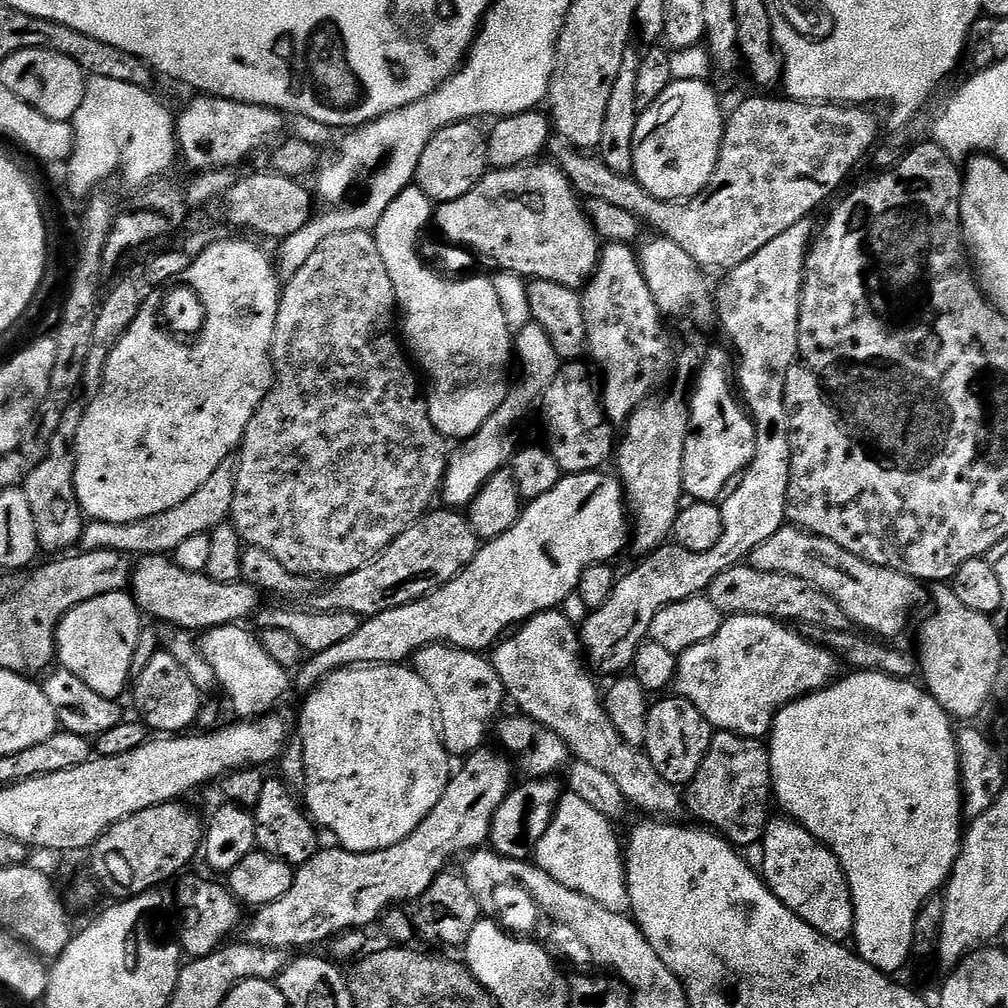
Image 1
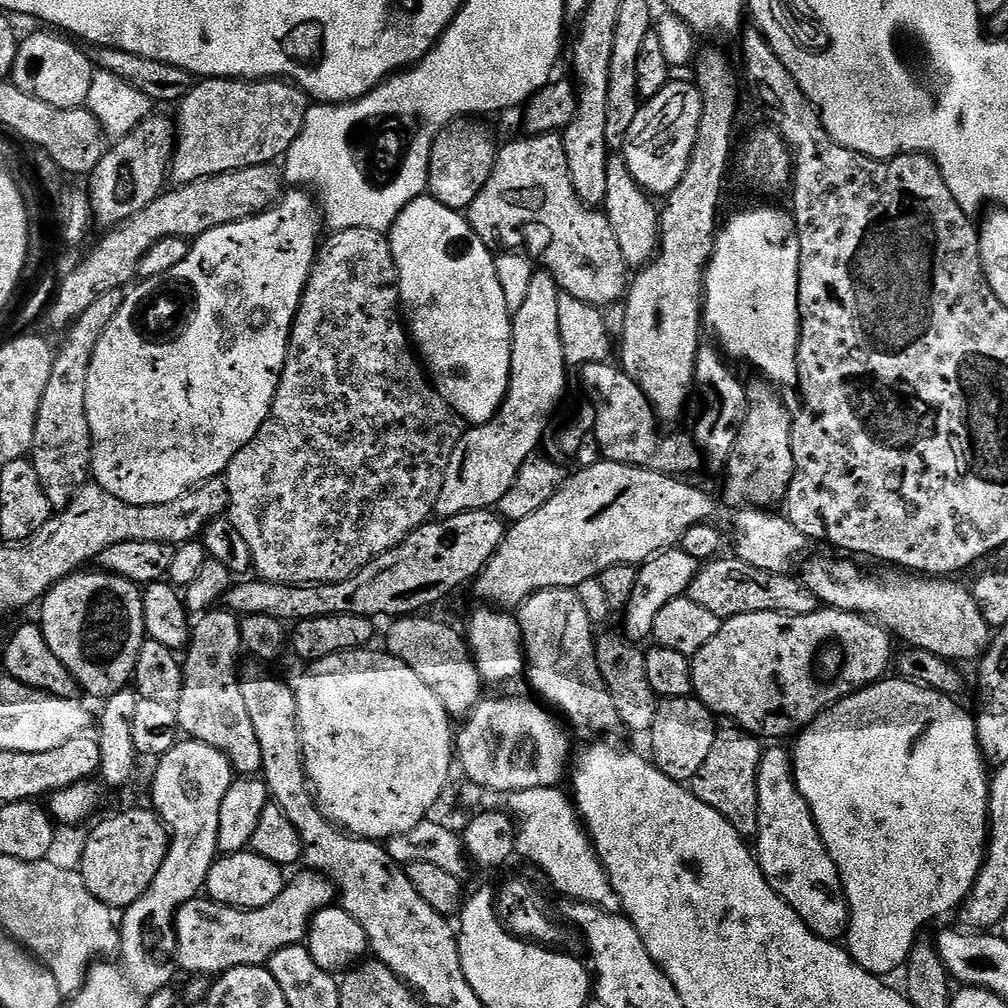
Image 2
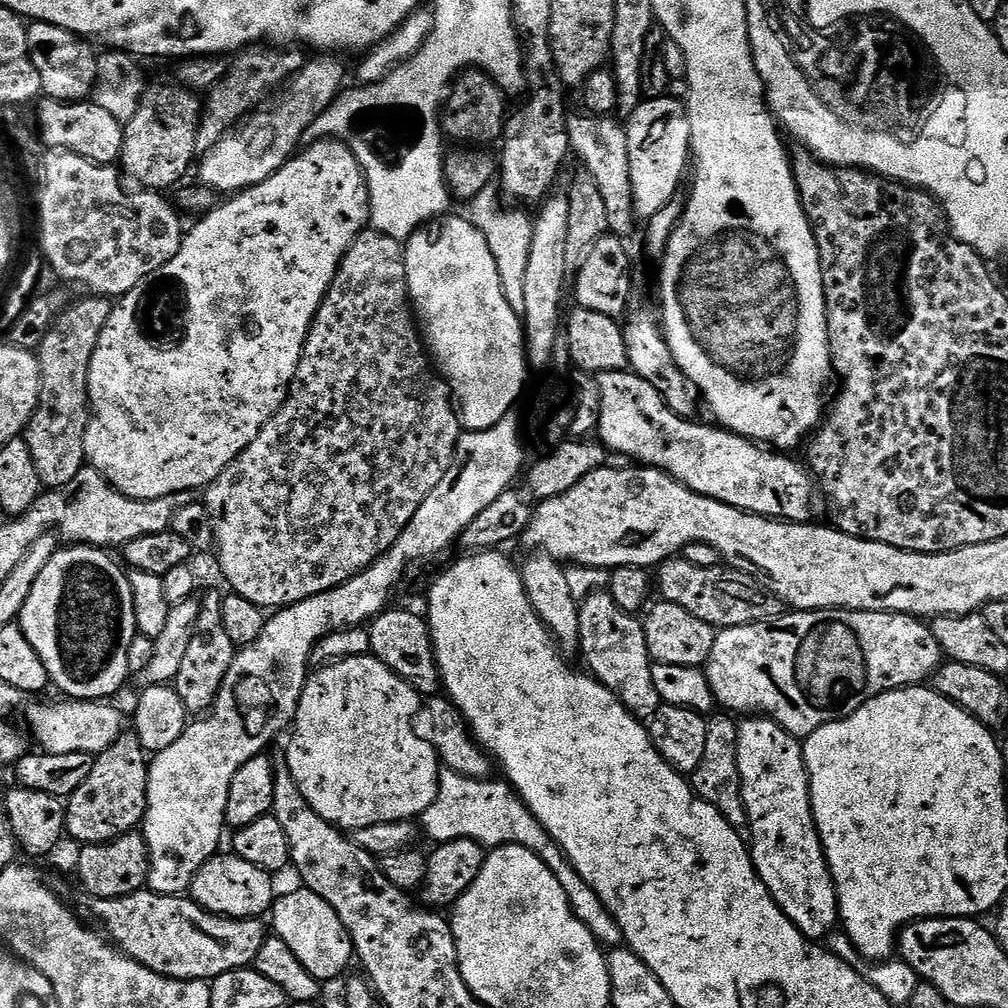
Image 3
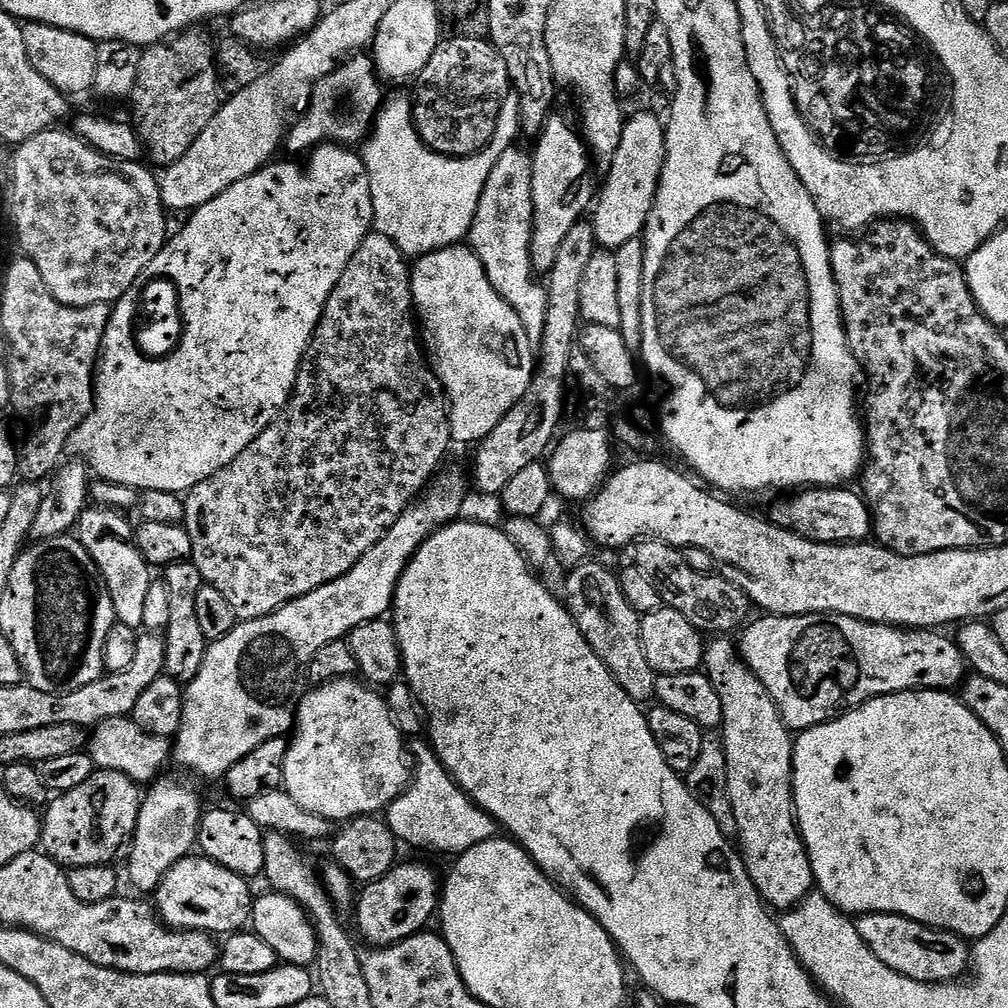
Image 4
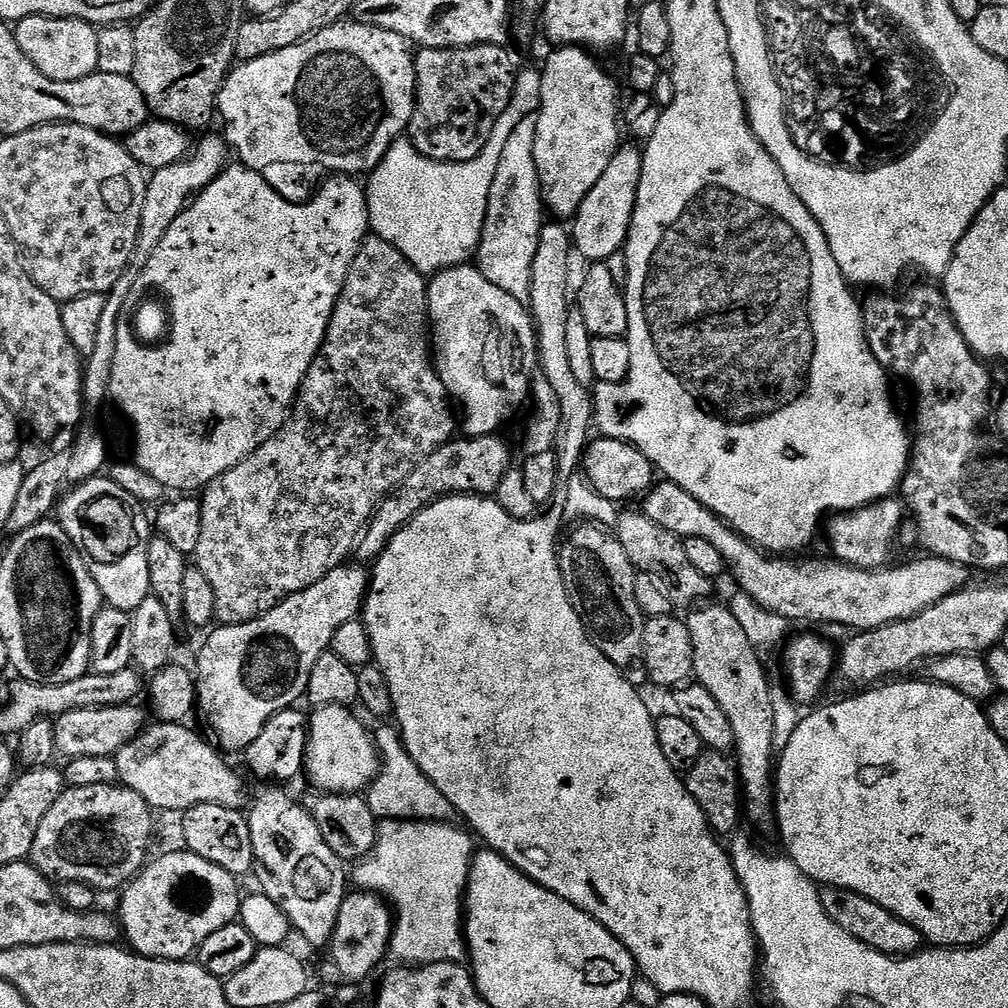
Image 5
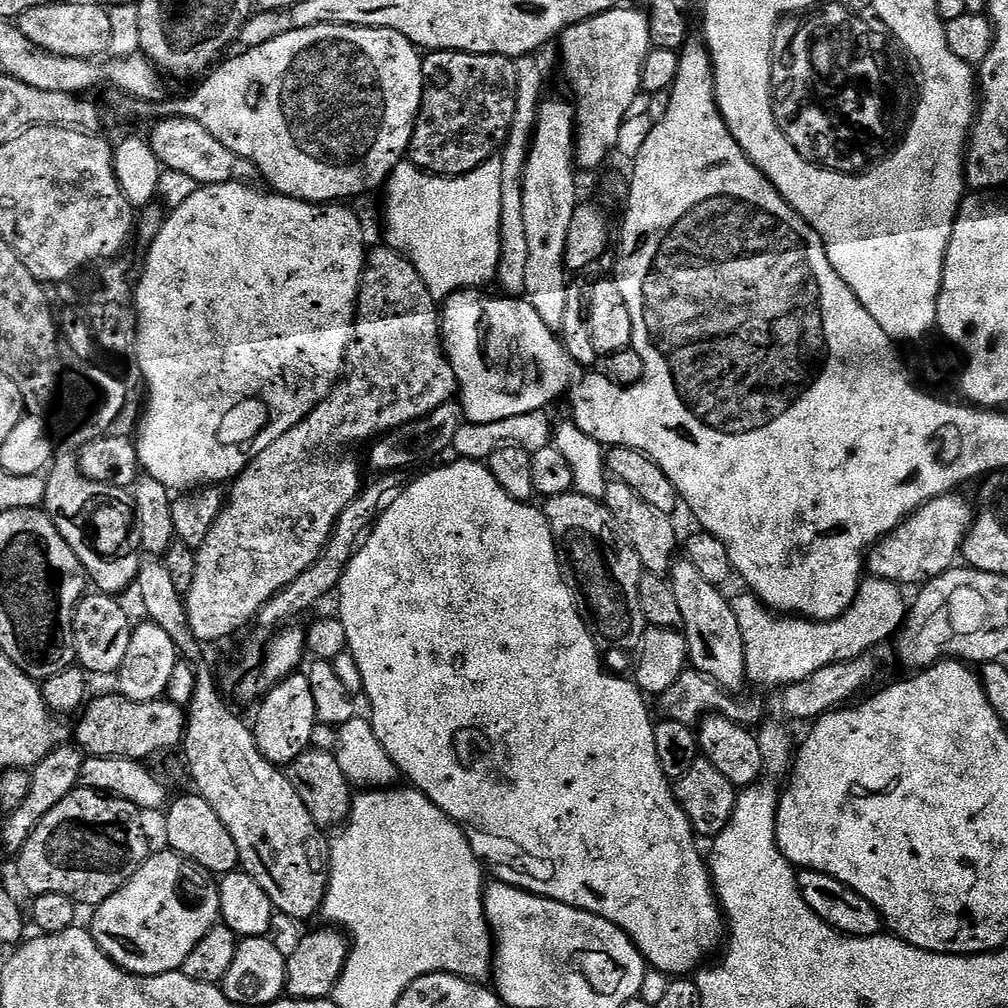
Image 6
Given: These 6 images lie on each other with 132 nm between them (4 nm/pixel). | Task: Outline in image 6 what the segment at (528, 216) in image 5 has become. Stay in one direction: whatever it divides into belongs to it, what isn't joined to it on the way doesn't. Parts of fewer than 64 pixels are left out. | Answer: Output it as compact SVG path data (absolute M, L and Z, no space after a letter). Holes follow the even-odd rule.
M535 55L521 56L516 60L516 105L514 118L508 131L508 139L499 157L502 162L502 226L500 227L500 270L498 284L509 297L524 296L526 286L526 261L530 249L526 247L526 221L522 218L522 194L524 193L524 167L528 161L528 145L536 130L538 110L544 92L544 72Z

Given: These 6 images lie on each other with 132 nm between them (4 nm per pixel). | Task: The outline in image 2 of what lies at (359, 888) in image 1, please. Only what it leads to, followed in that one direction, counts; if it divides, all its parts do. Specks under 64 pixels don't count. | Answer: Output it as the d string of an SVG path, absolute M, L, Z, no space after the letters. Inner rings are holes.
M303 870L284 885L282 894L267 906L257 908L231 908L215 904L207 898L186 902L176 912L175 963L188 974L215 978L221 972L229 972L238 966L267 965L268 959L286 946L304 944L308 925L322 910L333 907L338 893L328 877L320 872Z

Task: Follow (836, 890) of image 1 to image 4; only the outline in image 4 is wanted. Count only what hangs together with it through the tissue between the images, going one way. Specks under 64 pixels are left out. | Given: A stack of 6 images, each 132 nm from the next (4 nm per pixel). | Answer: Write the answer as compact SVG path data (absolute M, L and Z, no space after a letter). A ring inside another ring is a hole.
M712 638L707 641L702 668L714 690L718 690L718 698L722 701L722 739L730 806L734 806L734 822L738 822L738 851L765 904L773 909L787 910L799 904L814 888L808 851L800 836L800 827L796 825L796 803L792 793L794 736L780 716L778 706L766 686L762 686L760 679L748 669L748 663L740 657L739 647L728 640L731 639Z

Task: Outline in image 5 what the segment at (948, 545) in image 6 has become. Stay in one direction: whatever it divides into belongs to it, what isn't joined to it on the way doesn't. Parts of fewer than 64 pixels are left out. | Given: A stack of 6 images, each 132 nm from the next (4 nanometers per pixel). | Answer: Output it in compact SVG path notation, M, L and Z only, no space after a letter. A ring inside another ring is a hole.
M885 498L867 504L865 508L855 508L852 512L833 515L826 524L826 536L832 543L831 555L835 559L855 568L883 568L892 556L900 523L906 517L906 505L900 498Z

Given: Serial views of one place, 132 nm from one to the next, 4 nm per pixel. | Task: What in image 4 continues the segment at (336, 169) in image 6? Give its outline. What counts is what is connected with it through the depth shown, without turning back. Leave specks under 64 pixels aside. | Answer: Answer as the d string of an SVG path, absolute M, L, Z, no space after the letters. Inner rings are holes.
M353 54L336 64L332 72L326 74L313 86L308 109L291 125L286 136L287 147L296 152L309 150L329 142L339 142L345 146L356 146L367 141L376 115L386 99L385 85L376 70L373 57L368 54Z

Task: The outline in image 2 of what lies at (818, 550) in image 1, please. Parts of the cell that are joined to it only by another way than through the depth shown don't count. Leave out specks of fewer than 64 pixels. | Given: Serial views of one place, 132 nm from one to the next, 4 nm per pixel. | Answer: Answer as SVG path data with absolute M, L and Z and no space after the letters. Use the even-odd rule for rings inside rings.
M812 556L804 564L802 583L820 599L821 605L857 612L859 616L866 616L876 621L897 641L903 642L909 648L930 650L930 654L938 654L944 660L961 662L960 660L979 661L992 643L993 629L988 627L986 618L982 618L982 610L974 602L971 591L960 584L954 584L950 578L921 578L916 574L896 574L879 580L876 576L867 576L856 564L851 564L851 559L831 560L828 556Z

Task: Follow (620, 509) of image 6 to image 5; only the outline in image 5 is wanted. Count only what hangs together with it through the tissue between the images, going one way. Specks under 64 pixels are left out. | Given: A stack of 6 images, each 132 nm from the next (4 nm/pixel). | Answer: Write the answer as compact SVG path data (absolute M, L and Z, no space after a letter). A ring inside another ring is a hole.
M643 510L621 511L614 532L637 572L654 574L677 605L692 603L695 605L697 602L709 599L707 596L712 592L713 581L706 574L698 574L698 570L690 566L690 558L686 558L684 540L675 536L670 530L658 526L658 522L654 522Z

